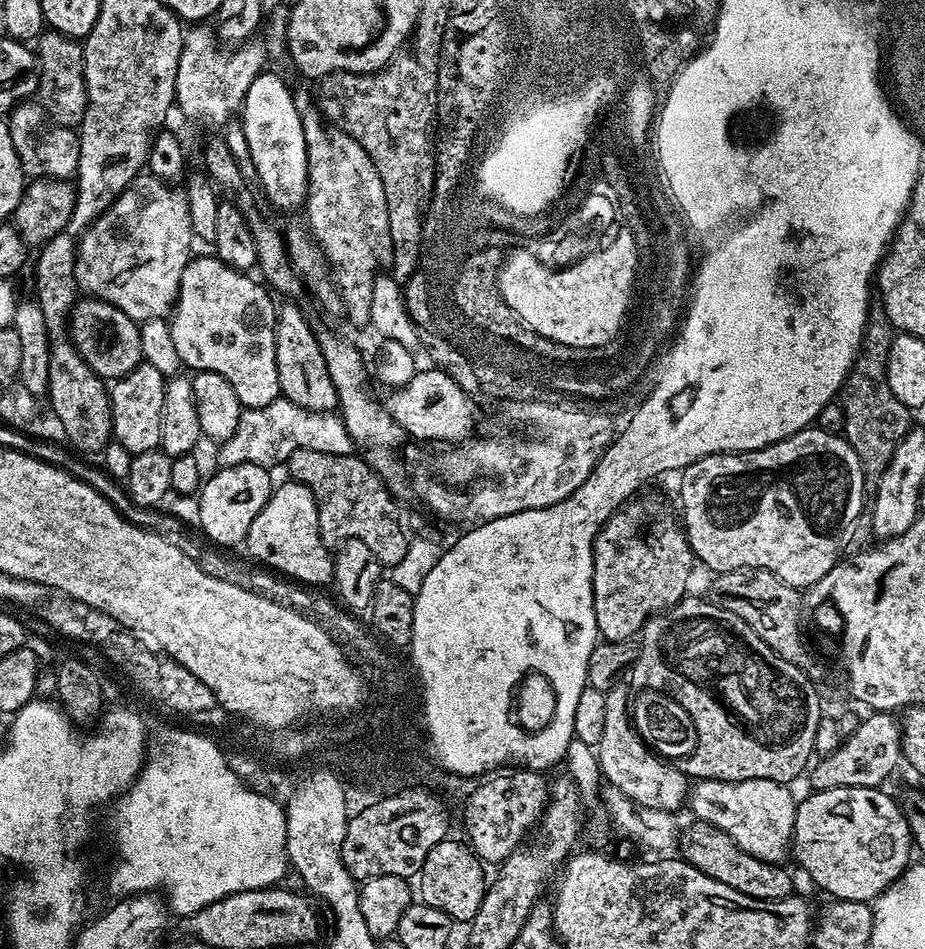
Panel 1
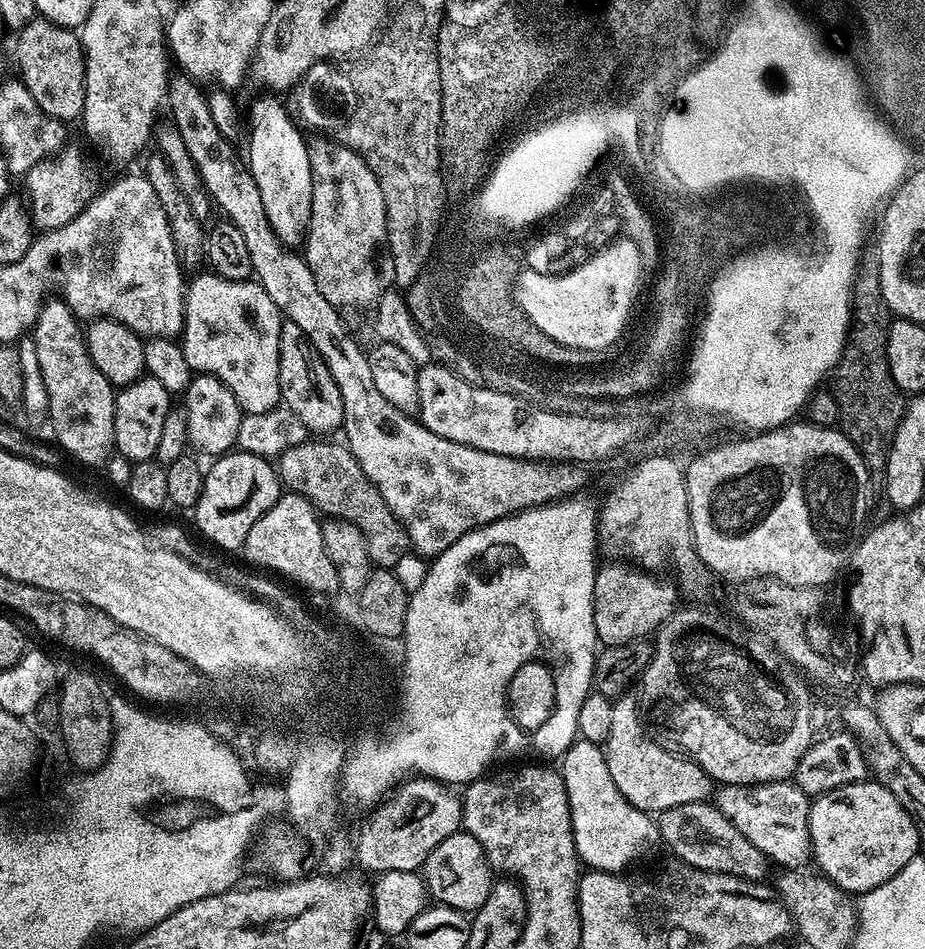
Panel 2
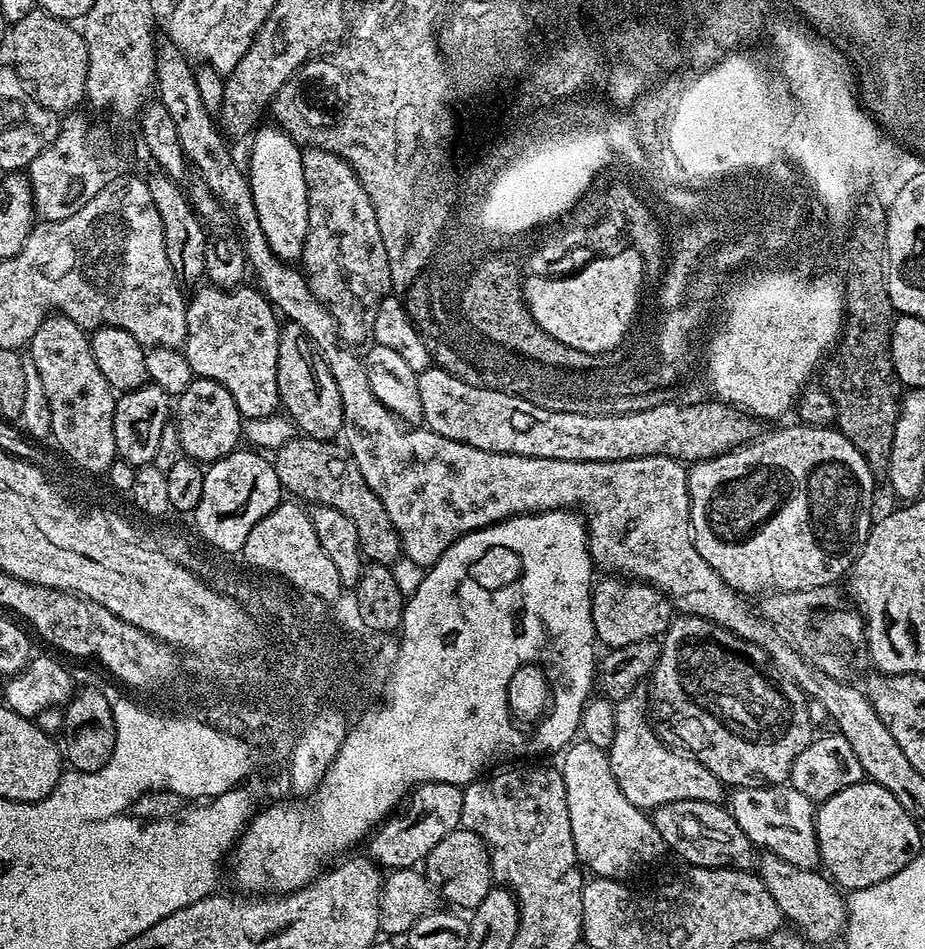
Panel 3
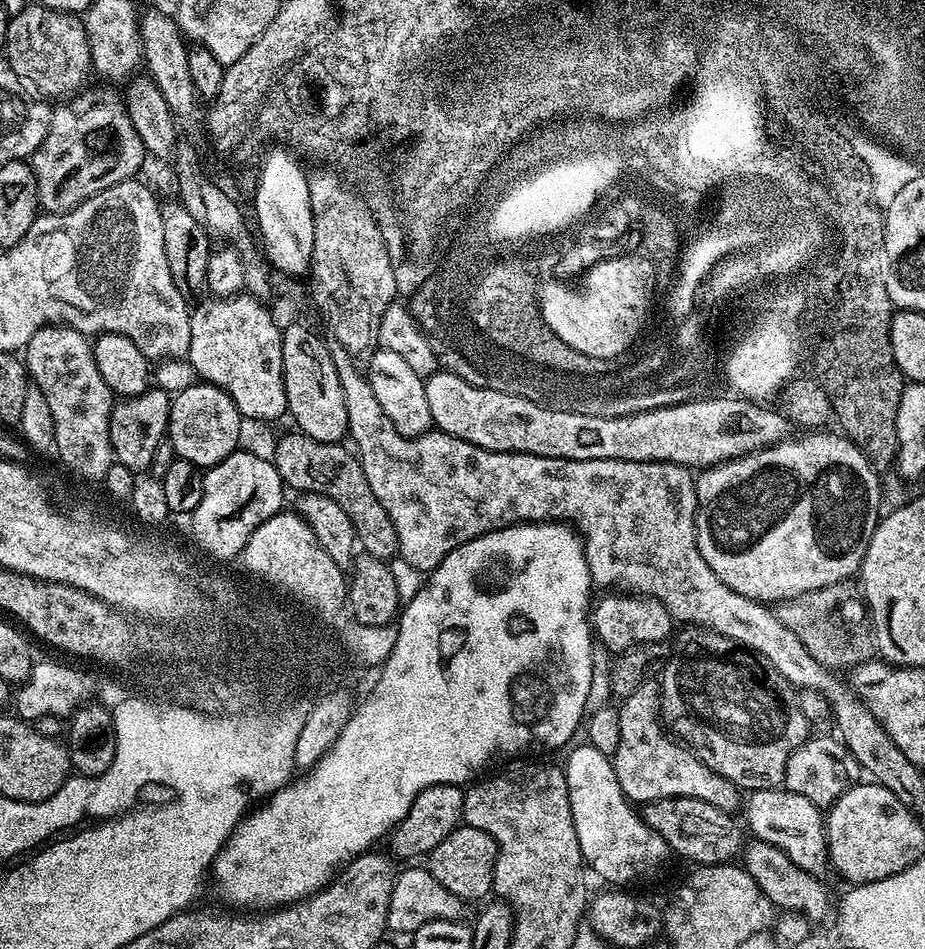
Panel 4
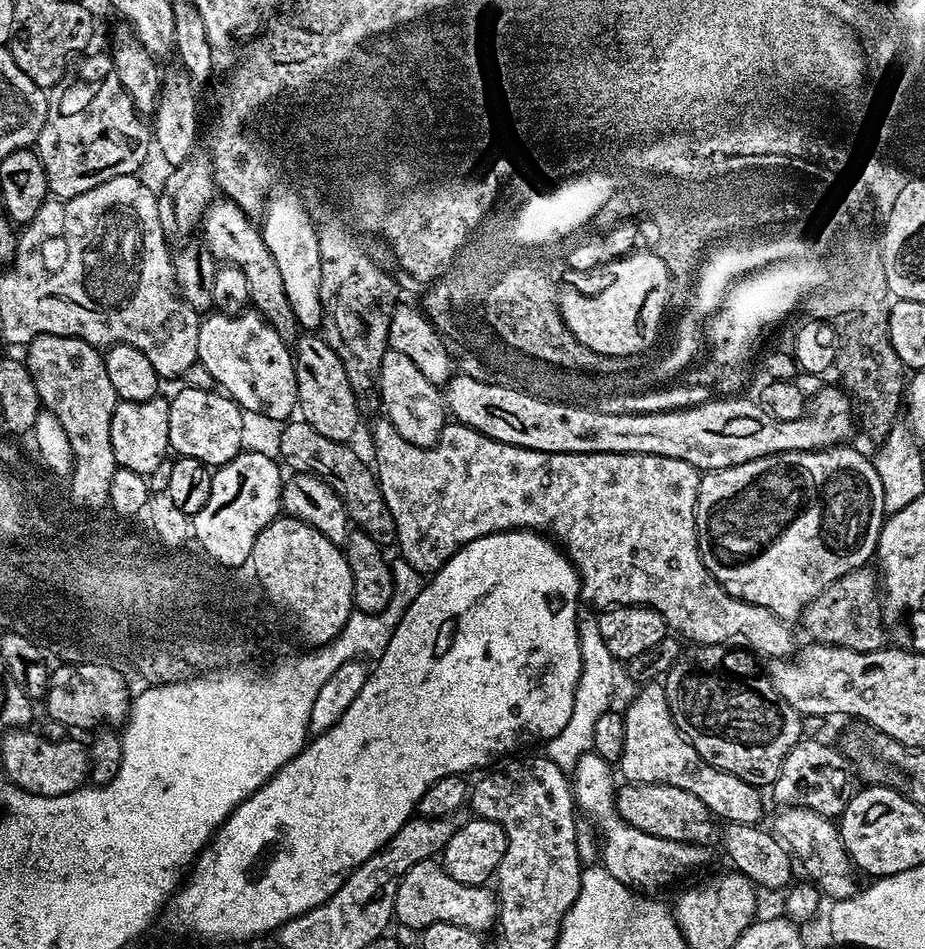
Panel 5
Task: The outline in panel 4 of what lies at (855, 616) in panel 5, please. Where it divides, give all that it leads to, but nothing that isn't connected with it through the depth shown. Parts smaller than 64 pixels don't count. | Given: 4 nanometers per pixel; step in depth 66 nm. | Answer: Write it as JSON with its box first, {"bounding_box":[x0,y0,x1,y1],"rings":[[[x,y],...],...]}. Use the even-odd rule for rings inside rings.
{"bounding_box":[775,583,877,670],"rings":[[[847,583],[822,586],[813,592],[802,594],[793,600],[783,601],[775,609],[777,618],[810,650],[820,664],[833,670],[851,669],[858,664],[865,664],[877,655],[876,641],[872,635],[872,625],[863,595],[855,587],[847,588]]]}

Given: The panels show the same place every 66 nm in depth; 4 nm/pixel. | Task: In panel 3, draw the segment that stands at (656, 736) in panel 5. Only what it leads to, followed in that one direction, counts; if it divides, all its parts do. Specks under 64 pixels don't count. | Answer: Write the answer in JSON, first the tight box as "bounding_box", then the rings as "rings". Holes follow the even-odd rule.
{"bounding_box":[606,690,726,810],"rings":[[[637,690],[634,694],[626,694],[626,698],[622,698],[616,704],[614,742],[606,751],[610,768],[622,794],[629,803],[641,810],[655,810],[666,802],[679,800],[720,804],[724,792],[726,796],[725,784],[710,770],[706,770],[701,760],[683,751],[680,753],[667,748],[656,737],[656,732],[648,725],[648,716],[644,713],[648,708],[649,696],[649,693],[645,692]]]}

